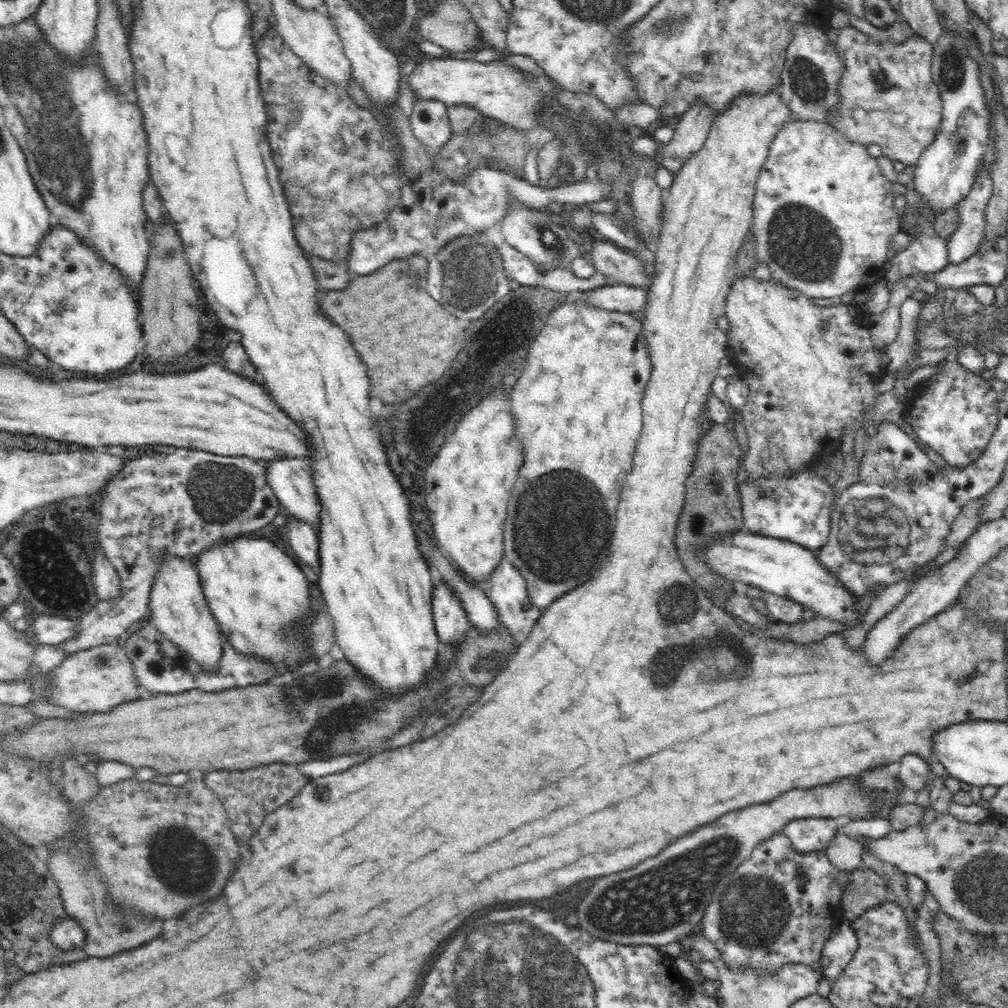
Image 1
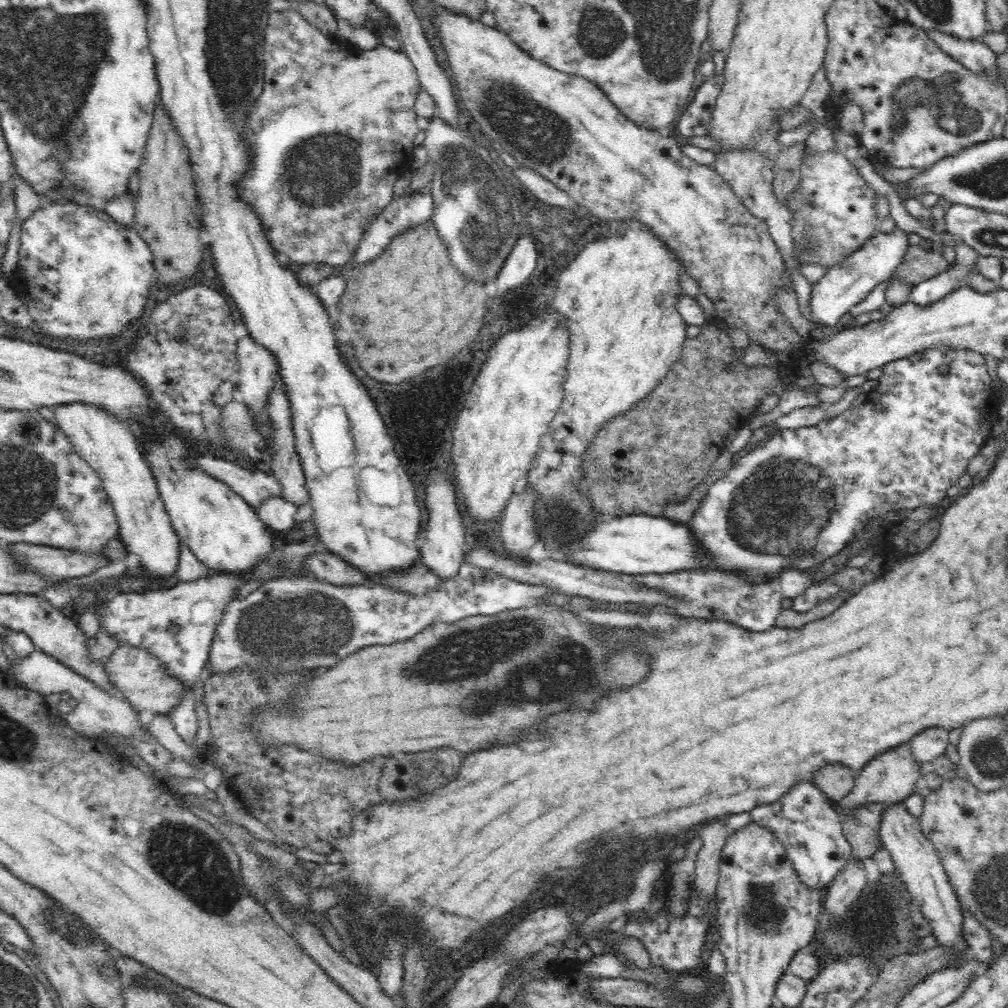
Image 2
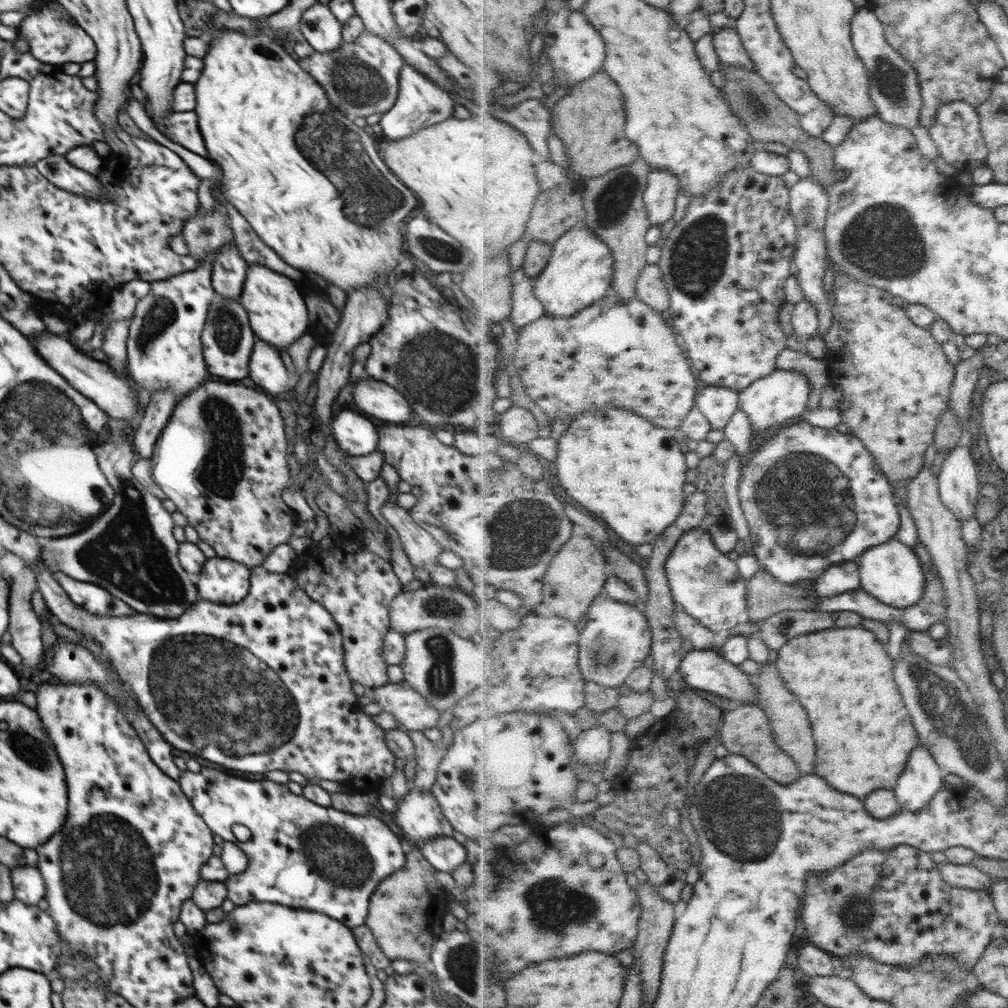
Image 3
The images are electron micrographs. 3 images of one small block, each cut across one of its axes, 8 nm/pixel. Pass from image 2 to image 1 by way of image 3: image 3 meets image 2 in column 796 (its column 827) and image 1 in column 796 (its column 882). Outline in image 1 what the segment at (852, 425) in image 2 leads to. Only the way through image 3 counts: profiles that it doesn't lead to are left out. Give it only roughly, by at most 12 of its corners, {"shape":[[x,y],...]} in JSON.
{"shape":[[816,463],[736,484],[744,528],[816,554],[834,486]]}

